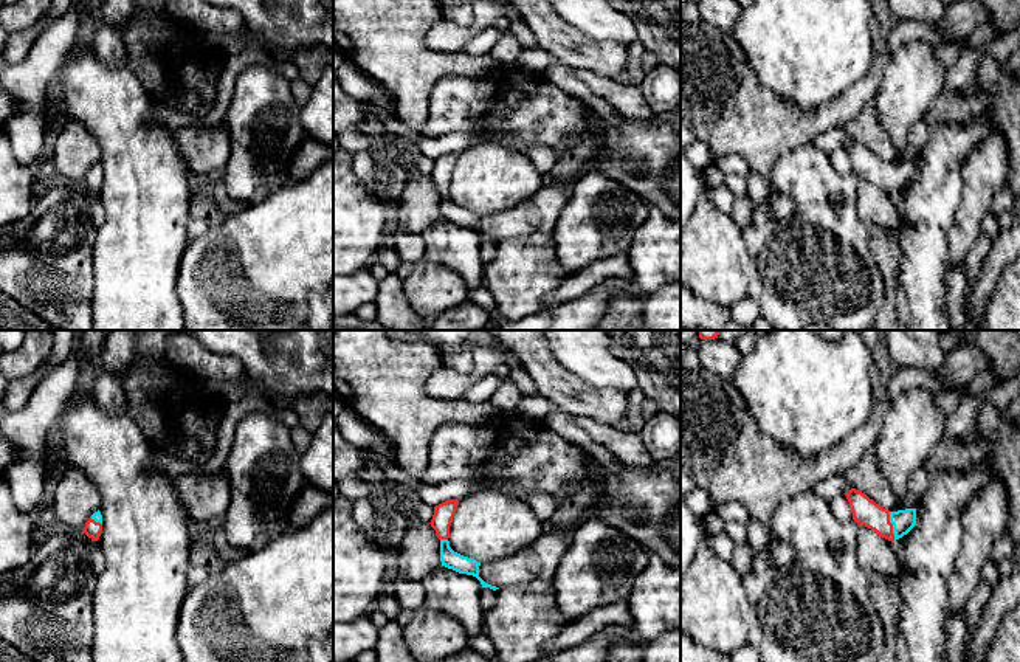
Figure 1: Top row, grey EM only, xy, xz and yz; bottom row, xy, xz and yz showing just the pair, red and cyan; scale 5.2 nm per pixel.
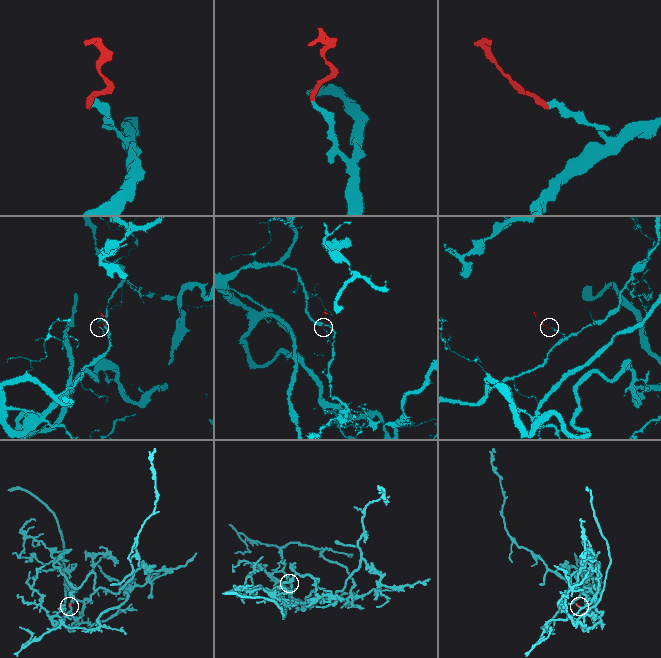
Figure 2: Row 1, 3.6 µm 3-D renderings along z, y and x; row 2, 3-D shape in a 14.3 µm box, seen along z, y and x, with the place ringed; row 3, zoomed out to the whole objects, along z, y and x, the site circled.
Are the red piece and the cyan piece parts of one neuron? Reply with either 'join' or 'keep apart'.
join

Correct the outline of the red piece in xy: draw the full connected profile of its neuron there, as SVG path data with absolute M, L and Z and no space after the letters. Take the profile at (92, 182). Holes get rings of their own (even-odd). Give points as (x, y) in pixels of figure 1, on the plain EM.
M95 164L88 174L85 175L84 184L93 194L98 194L102 184L102 167L101 164Z

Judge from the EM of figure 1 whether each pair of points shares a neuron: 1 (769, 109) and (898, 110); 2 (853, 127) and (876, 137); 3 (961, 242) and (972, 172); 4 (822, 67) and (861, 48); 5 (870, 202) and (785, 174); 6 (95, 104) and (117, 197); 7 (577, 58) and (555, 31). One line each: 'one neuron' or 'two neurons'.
1: two neurons
2: one neuron
3: one neuron
4: one neuron
5: two neurons
6: one neuron
7: one neuron

